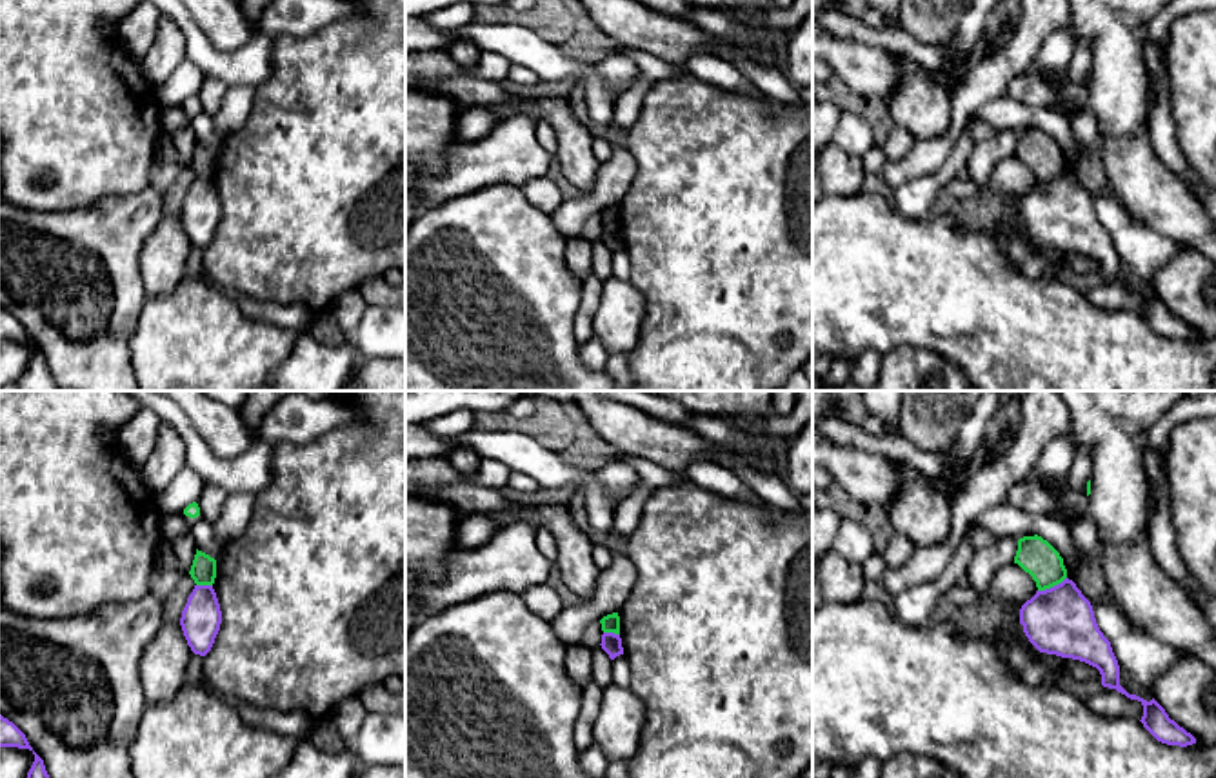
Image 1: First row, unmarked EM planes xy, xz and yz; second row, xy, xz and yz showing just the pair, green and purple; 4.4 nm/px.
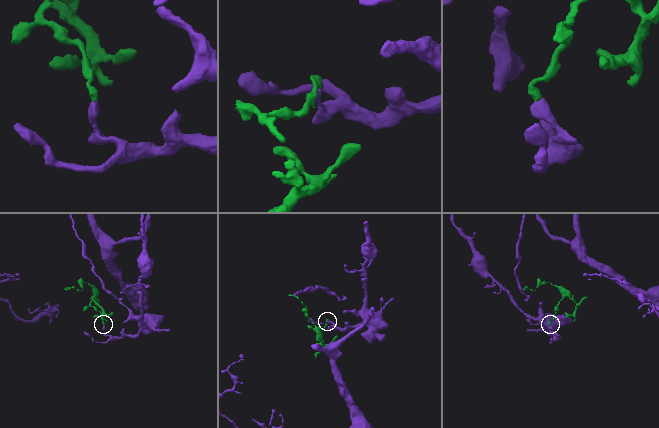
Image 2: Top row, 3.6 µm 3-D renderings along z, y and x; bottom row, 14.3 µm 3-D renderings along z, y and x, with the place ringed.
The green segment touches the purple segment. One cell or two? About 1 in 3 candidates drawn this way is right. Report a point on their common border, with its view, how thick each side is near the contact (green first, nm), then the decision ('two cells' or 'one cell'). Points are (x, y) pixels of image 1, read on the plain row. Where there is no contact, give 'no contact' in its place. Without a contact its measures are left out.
yz (1051, 179) | 160/300 nm | two cells

